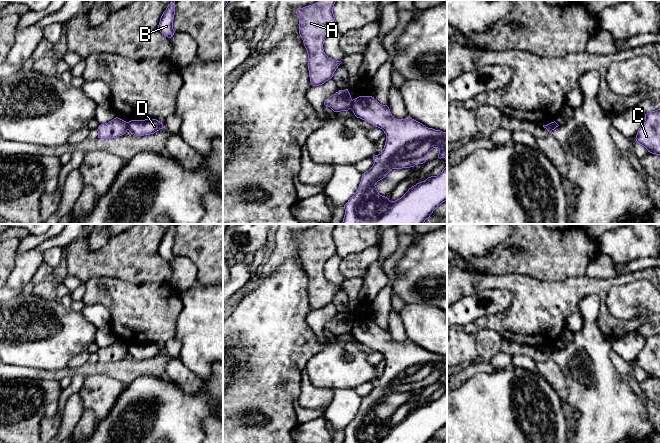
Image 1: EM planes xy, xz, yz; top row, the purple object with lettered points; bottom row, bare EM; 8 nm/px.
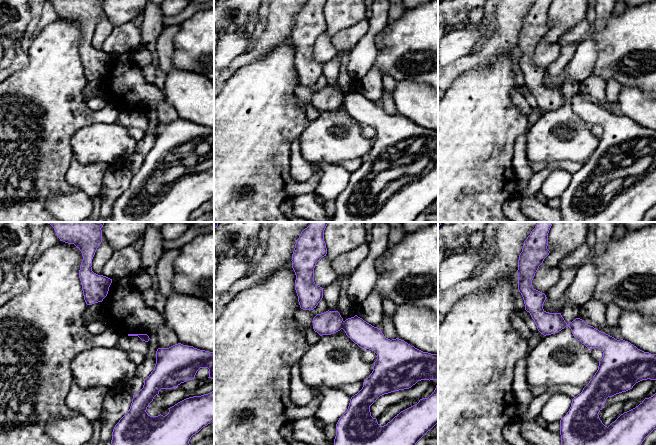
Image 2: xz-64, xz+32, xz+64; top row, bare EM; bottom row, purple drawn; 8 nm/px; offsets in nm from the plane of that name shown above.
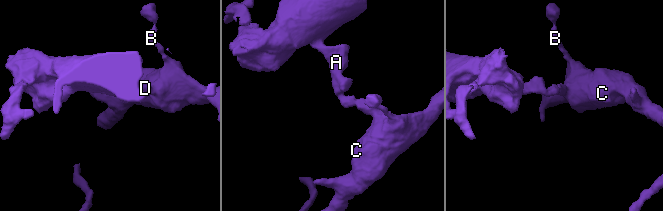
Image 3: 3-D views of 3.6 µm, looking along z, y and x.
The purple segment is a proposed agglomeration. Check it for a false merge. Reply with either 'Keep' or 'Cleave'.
Cleave

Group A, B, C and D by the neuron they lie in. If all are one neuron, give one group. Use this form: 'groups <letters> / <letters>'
groups A / B C D

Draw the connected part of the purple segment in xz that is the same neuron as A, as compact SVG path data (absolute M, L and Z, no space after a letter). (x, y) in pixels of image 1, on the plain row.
M318 224L317 227L298 232L299 258L308 278L310 306L319 310L333 301L341 285L331 284L324 276L327 260L336 253L333 231L336 224Z

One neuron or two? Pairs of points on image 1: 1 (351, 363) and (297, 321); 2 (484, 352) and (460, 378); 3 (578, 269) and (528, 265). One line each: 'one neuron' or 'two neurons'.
1: two neurons
2: one neuron
3: one neuron

